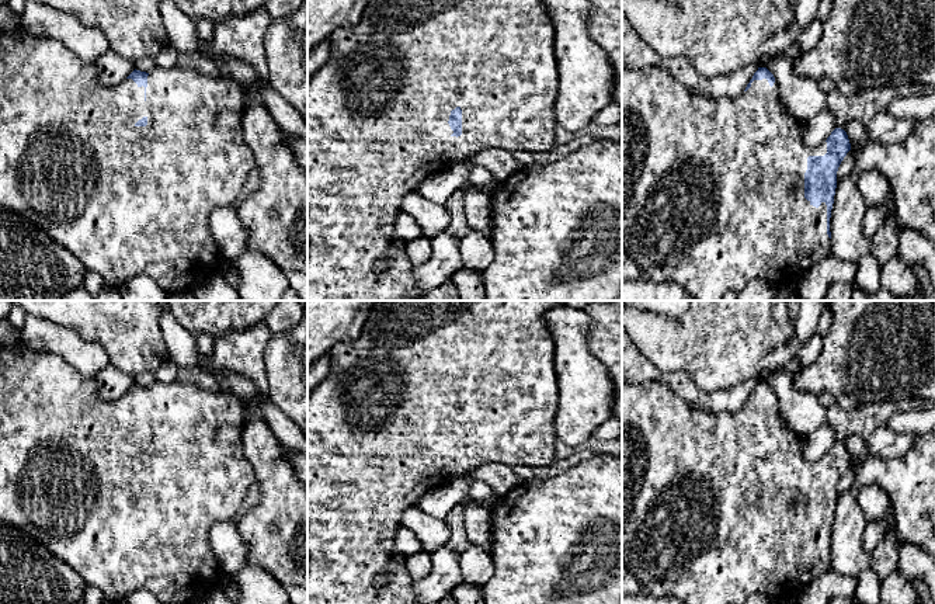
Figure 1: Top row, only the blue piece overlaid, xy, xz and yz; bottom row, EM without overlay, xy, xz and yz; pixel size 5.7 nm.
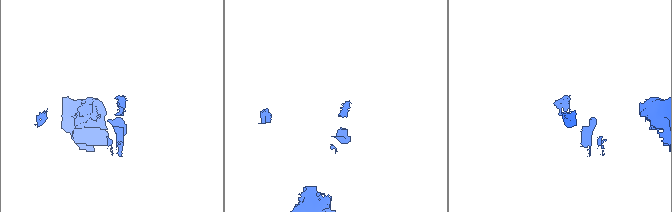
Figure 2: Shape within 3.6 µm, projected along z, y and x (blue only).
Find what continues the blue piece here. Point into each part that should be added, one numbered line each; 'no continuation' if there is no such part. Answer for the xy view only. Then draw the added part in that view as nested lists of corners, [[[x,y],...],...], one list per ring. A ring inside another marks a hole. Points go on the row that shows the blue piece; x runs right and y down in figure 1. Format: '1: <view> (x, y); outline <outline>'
1: xy (127, 201); outline [[[21,28],[0,32],[0,209],[32,222],[76,256],[87,271],[98,273],[104,285],[121,288],[139,275],[147,275],[166,294],[191,291],[198,282],[218,273],[222,257],[209,226],[211,214],[239,202],[246,180],[256,167],[254,155],[243,135],[243,114],[244,87],[229,76],[212,77],[177,65],[173,69],[154,67],[147,76],[146,88],[132,79],[118,86],[105,86],[98,77],[95,62],[84,60],[62,42],[32,37]]]

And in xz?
1: xz (378, 111); outline [[[368,0],[364,14],[355,25],[338,28],[331,34],[329,59],[307,81],[307,301],[414,301],[417,292],[417,282],[413,275],[414,264],[406,256],[406,243],[403,243],[394,232],[396,218],[402,212],[402,198],[416,191],[421,181],[438,170],[452,163],[466,160],[484,149],[494,147],[504,149],[510,153],[529,152],[533,155],[548,152],[556,145],[557,121],[553,111],[559,87],[559,67],[556,66],[553,42],[555,27],[545,0]],[[456,107],[462,110],[462,135],[458,138],[452,135],[453,131],[448,124],[451,111]],[[383,257],[389,257],[392,264],[385,273],[376,273],[375,261]]]

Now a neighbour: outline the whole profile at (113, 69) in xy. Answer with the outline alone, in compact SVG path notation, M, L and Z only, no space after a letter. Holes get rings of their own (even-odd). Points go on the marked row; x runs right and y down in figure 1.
M107 51L95 60L98 77L105 86L118 86L136 69L135 63L121 58L114 51Z

